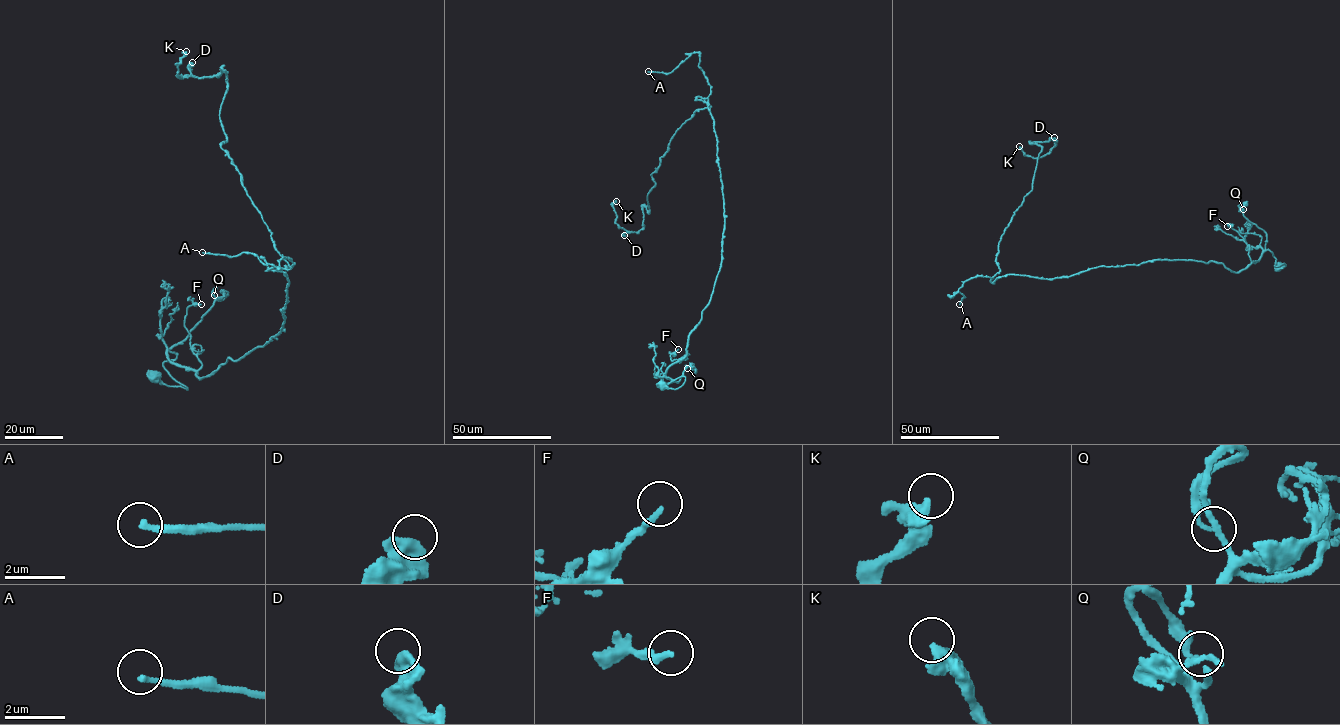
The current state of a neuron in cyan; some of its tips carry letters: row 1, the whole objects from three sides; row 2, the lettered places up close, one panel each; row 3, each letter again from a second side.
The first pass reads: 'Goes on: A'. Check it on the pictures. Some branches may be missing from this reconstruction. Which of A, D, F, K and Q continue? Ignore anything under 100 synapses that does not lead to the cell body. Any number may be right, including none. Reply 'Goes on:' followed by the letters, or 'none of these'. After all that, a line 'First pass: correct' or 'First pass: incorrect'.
Goes on: A
First pass: correct

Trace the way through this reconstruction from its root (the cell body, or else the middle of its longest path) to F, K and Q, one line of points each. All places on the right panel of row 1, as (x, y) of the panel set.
F: (1278, 265), (1286, 265), (1274, 266), (1276, 258), (1268, 249), (1260, 259), (1251, 261), (1244, 238), (1227, 226)
K: (1278, 265), (1268, 249), (1237, 272), (1155, 259), (991, 282), (1030, 143), (1056, 142), (1019, 146)
Q: (1278, 265), (1286, 265), (1274, 266), (1276, 258), (1265, 250), (1266, 234), (1247, 220), (1238, 206), (1243, 209)

